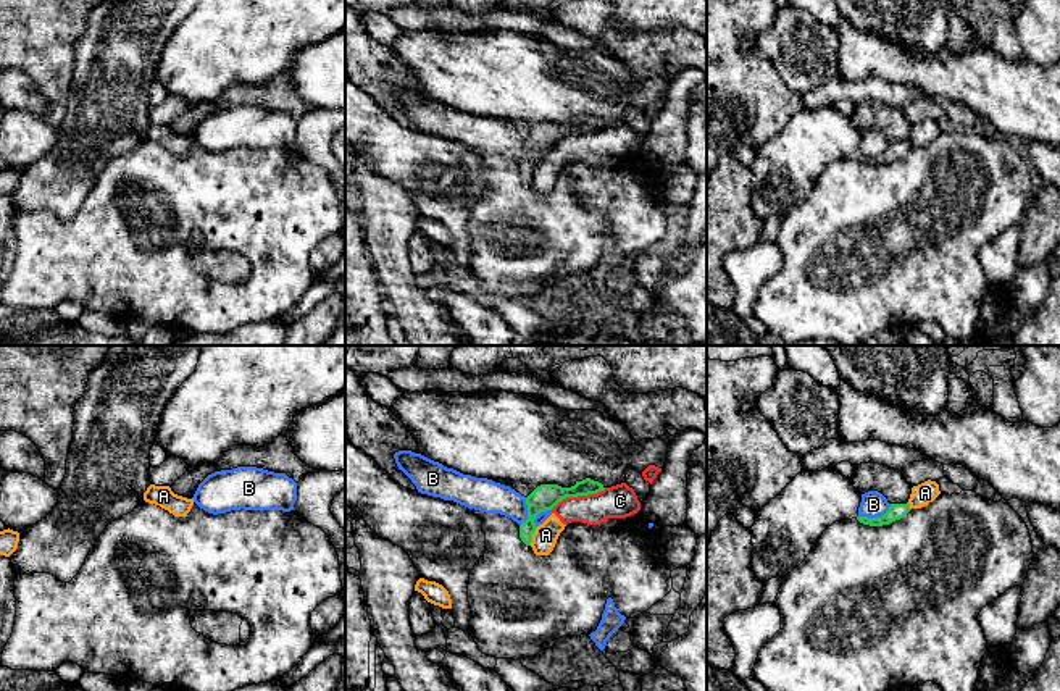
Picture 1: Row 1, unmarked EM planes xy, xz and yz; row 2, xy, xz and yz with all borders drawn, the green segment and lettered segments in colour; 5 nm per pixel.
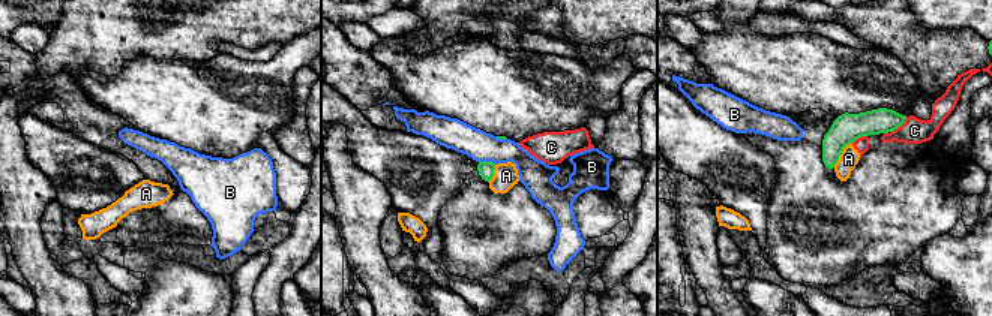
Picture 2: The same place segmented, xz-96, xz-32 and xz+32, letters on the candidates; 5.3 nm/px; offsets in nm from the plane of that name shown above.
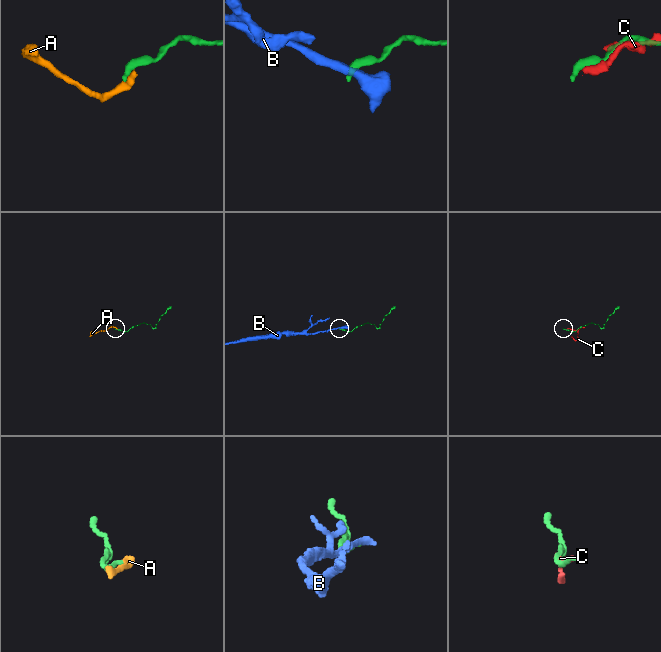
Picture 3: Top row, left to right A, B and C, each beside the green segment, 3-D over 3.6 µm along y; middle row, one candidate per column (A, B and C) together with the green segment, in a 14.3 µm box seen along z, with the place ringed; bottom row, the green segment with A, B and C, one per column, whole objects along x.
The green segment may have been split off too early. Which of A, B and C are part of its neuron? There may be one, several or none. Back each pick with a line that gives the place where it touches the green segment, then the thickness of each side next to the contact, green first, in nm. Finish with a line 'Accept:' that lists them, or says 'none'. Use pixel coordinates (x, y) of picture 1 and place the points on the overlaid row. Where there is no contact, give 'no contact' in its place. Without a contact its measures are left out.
Accept: none

